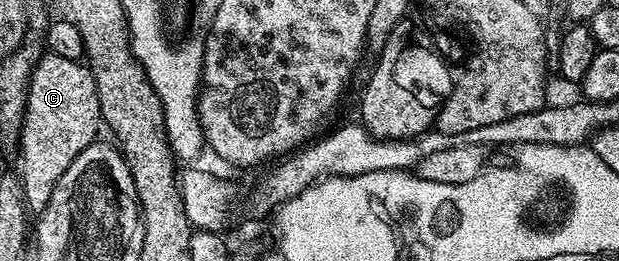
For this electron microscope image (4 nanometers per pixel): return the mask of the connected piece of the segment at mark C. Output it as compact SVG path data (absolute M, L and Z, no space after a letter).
M48 52L42 53L33 67L29 89L25 92L25 119L21 125L19 143L19 179L26 207L40 208L49 203L59 176L71 168L79 152L98 141L97 129L102 129L102 126L97 82L88 65L63 60L63 56Z

